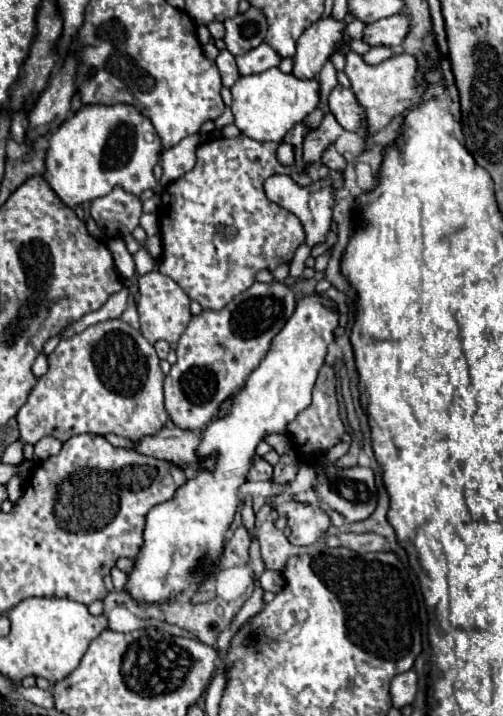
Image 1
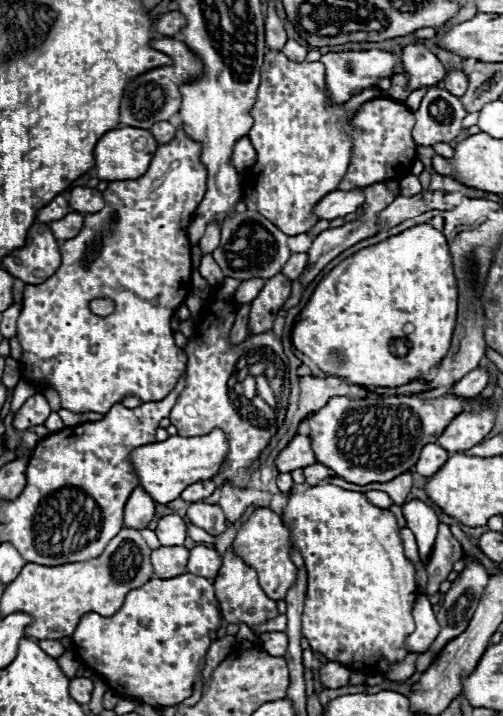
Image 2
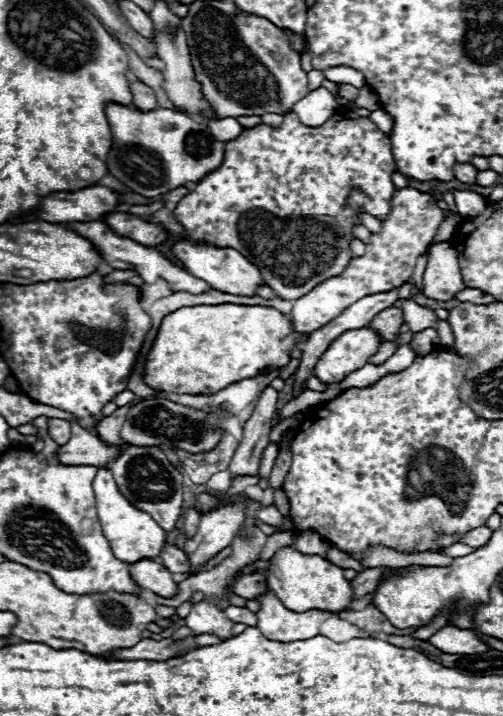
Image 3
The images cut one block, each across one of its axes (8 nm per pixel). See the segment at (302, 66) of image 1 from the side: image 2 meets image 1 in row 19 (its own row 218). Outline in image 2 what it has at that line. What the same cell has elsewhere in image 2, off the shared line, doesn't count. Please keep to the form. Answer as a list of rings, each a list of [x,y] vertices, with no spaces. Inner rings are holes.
[[[352,188],[348,192],[334,190],[334,192],[328,192],[324,196],[324,200],[320,200],[320,204],[316,204],[314,212],[324,220],[334,220],[334,218],[356,212],[362,204],[364,204],[364,190],[362,188]]]

